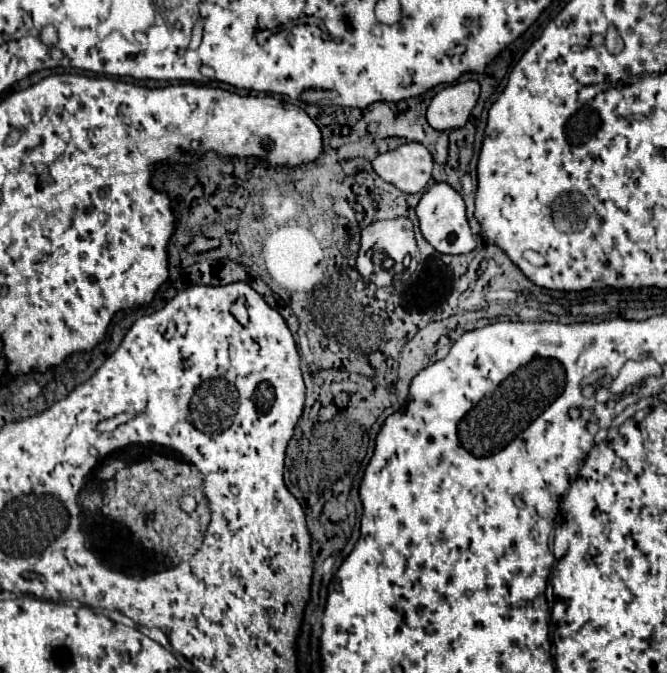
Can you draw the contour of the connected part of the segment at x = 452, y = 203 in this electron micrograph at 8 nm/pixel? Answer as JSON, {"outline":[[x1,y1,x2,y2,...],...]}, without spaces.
{"outline":[[435,183,431,189,427,189,421,197,421,201,415,207,415,213,419,217,419,229,423,237,439,251,447,255,459,255,469,253,469,245,475,245,473,233,469,229,467,217,465,217,465,203,461,195,447,183]]}

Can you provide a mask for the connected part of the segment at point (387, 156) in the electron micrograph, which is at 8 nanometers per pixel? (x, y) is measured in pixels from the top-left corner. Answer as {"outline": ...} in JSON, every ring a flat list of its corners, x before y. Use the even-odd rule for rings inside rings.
{"outline":[[405,143,395,151,377,155,371,161,373,171,407,193,425,189,433,171,433,157,421,143]]}

